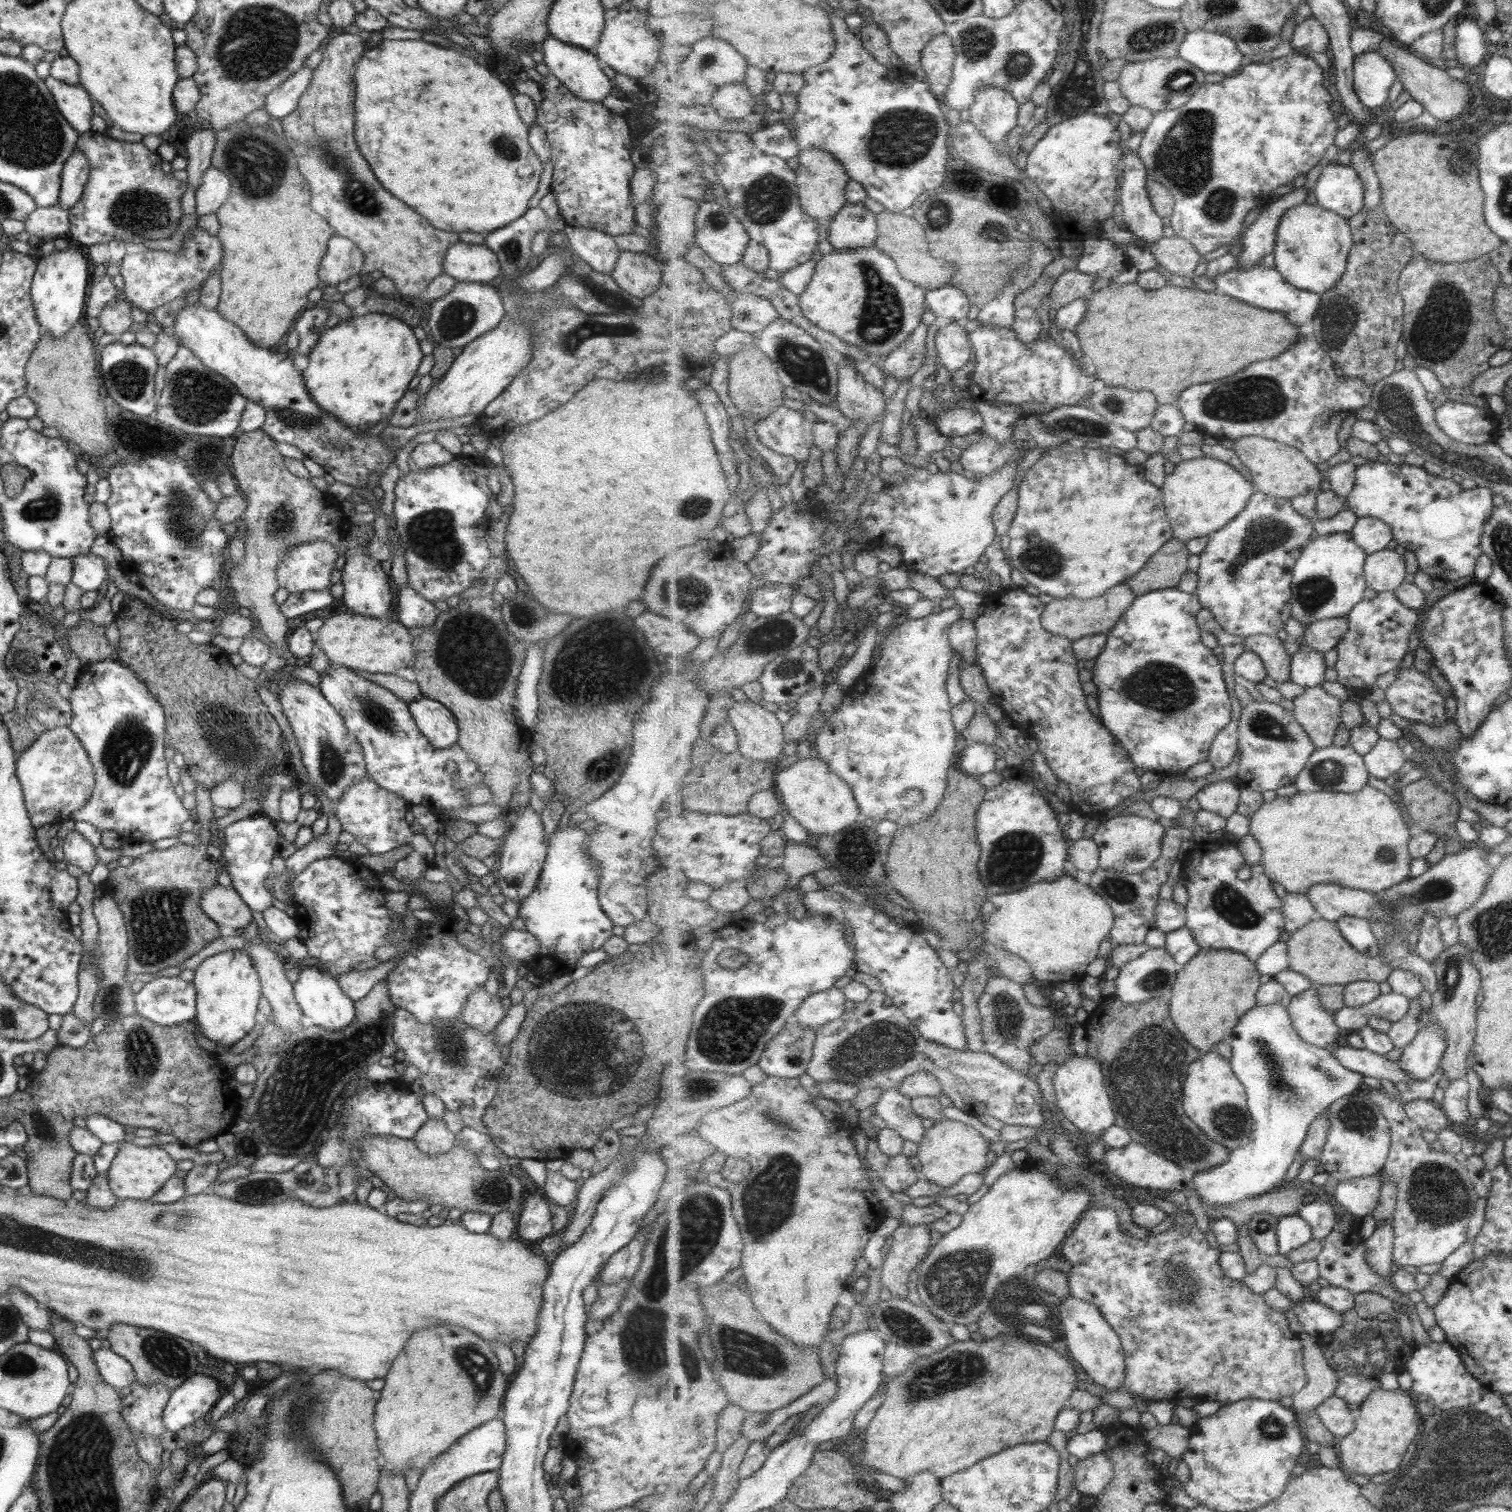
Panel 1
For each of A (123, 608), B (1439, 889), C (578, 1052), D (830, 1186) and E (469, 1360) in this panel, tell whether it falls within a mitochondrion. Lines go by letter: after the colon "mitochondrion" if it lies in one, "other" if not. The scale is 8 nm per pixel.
A: other
B: mitochondrion
C: mitochondrion
D: other
E: mitochondrion

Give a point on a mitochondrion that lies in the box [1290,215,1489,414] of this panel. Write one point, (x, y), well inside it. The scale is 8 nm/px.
(1436, 334)

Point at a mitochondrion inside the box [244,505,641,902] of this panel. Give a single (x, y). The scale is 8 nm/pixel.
(471, 654)

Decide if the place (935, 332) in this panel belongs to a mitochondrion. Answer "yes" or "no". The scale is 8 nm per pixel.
no

